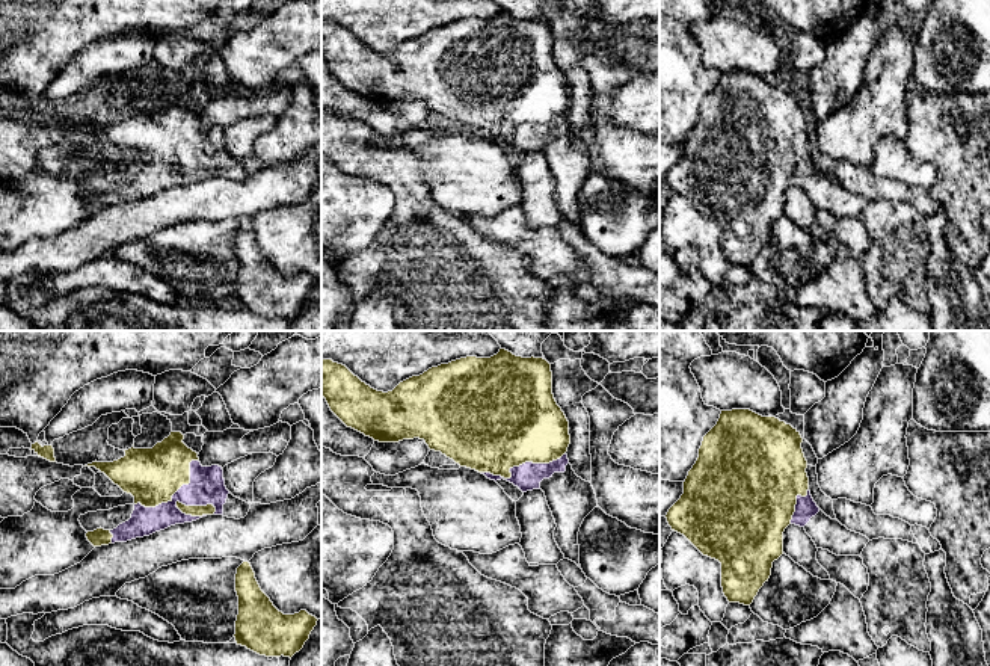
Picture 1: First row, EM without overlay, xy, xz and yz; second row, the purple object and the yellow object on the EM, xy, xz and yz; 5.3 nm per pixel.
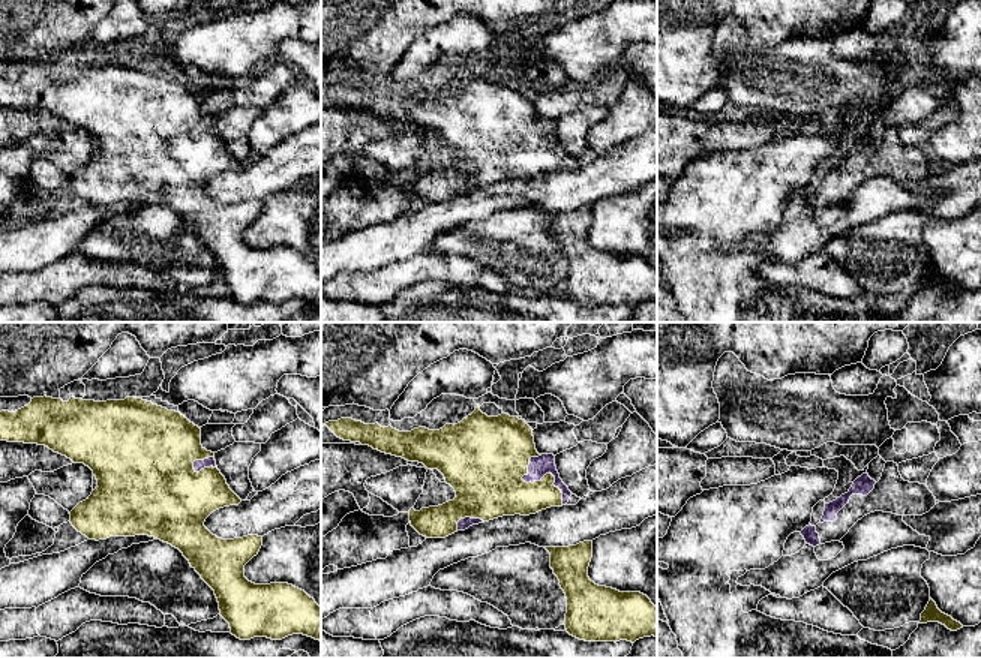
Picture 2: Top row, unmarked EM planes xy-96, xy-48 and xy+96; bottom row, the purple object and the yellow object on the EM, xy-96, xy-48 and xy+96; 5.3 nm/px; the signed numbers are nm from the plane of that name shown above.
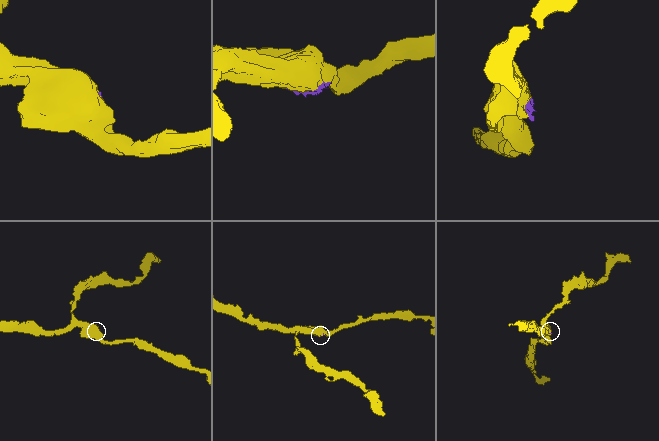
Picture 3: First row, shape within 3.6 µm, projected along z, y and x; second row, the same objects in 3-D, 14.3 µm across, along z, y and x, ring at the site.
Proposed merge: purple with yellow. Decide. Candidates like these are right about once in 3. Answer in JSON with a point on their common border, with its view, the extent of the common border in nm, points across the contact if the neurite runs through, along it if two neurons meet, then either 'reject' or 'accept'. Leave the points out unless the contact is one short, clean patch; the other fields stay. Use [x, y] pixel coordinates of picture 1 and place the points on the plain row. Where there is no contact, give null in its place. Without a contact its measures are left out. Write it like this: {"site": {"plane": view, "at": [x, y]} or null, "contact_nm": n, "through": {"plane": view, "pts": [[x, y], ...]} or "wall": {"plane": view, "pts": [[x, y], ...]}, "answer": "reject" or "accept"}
{"site": {"plane": "xz", "at": [519, 127]}, "contact_nm": 460, "answer": "accept"}

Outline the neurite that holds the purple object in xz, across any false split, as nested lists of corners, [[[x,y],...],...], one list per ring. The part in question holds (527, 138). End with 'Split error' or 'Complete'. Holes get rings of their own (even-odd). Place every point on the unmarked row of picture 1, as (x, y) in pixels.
[[[500,11],[490,20],[466,18],[432,29],[388,54],[371,50],[346,27],[323,21],[321,57],[347,89],[374,103],[420,100],[430,112],[490,142],[504,140],[522,154],[542,151],[557,186],[554,201],[564,220],[581,230],[578,193],[584,180],[598,169],[598,162],[592,145],[578,139],[569,125],[569,83],[554,60],[546,21]]]. Split error

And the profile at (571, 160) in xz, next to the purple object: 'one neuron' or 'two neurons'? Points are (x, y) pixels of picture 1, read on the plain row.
one neuron

